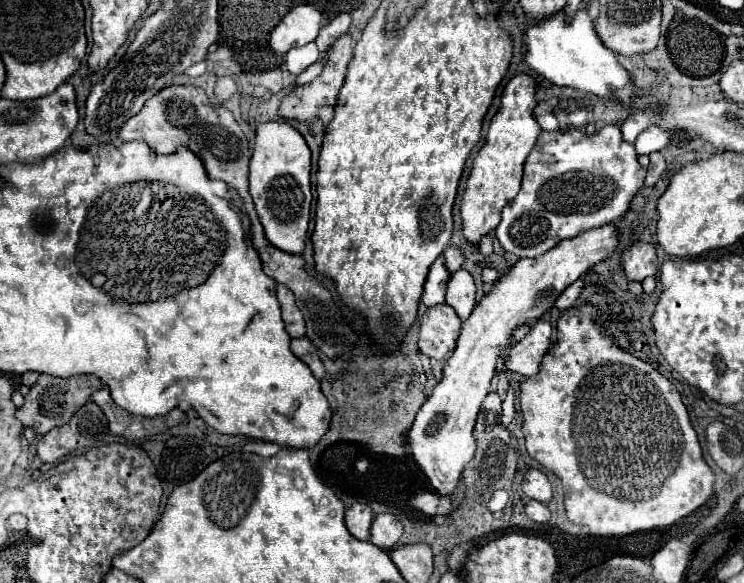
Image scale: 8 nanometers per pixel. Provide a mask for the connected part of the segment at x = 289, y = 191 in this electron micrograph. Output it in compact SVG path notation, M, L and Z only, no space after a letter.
M278 120L258 126L250 160L250 194L266 238L278 250L300 256L310 224L310 148L302 134L288 122Z

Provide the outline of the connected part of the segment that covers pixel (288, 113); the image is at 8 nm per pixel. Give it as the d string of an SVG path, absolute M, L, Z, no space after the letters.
M342 34L326 52L326 66L322 68L322 74L316 76L310 84L294 88L290 94L282 98L282 104L278 106L278 116L284 120L298 120L298 122L312 122L318 118L318 110L322 106L336 106L336 96L344 84L346 66L352 58L352 34Z

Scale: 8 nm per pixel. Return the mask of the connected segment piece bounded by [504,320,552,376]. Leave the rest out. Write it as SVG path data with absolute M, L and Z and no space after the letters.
M544 320L534 322L530 326L530 332L526 334L526 338L516 342L508 350L508 354L504 358L506 370L522 374L522 376L538 374L540 360L550 346L550 336L552 336L552 326L548 322L544 322Z

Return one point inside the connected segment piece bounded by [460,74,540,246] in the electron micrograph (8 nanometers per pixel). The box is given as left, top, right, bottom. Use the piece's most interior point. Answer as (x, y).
(494, 180)

